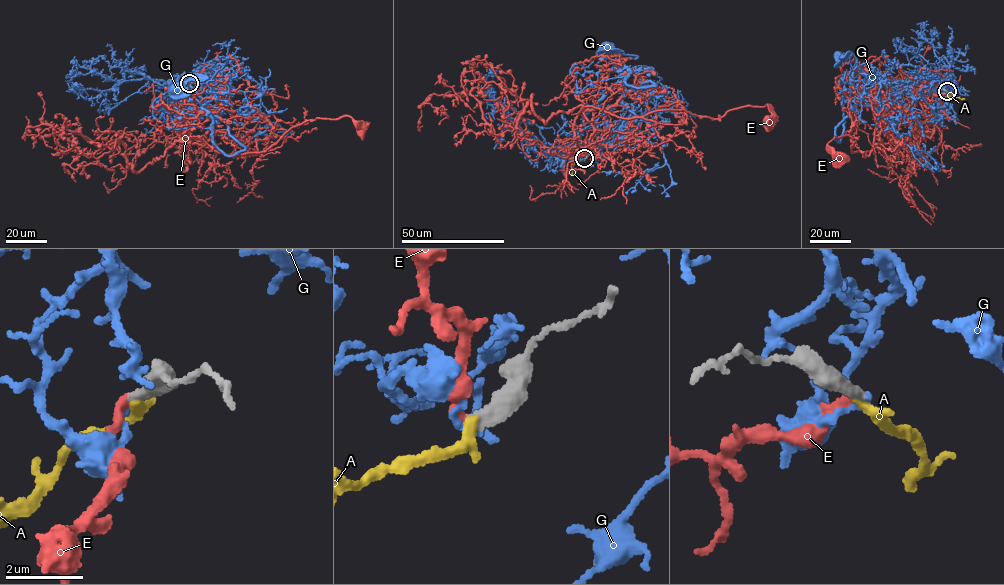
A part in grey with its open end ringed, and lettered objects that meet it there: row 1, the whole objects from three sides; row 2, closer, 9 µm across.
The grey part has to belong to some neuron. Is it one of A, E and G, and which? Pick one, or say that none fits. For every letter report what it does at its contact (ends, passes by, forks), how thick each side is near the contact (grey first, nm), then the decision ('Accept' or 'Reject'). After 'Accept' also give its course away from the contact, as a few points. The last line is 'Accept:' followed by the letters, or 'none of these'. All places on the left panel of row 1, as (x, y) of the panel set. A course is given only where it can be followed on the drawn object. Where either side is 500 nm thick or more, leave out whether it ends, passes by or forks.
A: It ends there. Thickness 400 nm (grey) against 280 nm. Reject
E: It ends there. Thickness 400 nm (grey) against 260 nm. Accept. Its course: (190, 83), (176, 105), (175, 133), (225, 154), (265, 151), (292, 127), (319, 118), (351, 116), (362, 129)
G: It ends there. Thickness 400 nm (grey) against 160 nm. Reject
Accept: E

